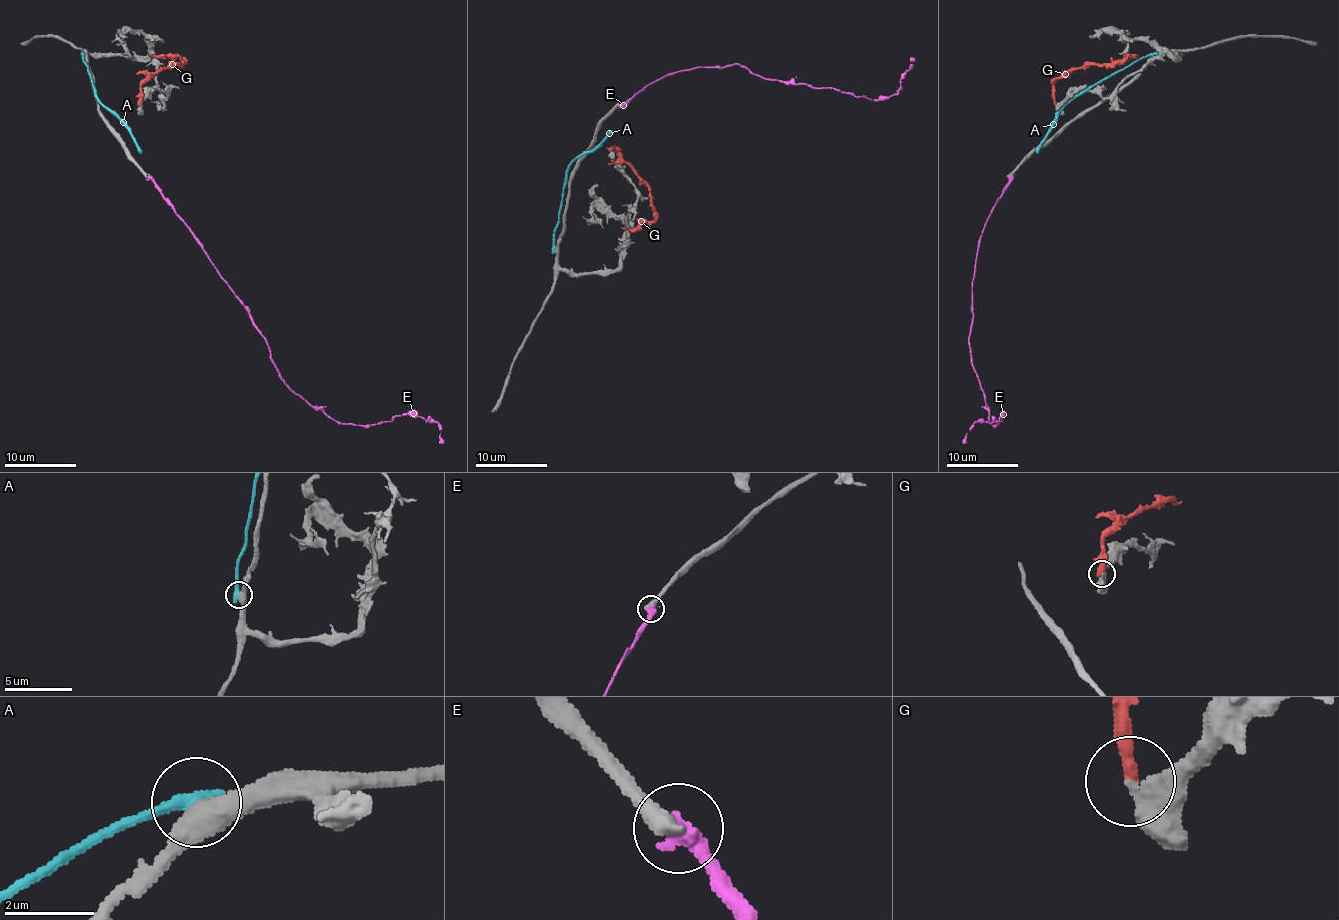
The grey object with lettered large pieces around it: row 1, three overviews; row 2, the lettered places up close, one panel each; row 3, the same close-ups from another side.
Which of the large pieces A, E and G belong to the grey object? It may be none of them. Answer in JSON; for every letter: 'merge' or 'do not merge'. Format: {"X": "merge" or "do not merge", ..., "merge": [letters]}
{"A": "do not merge", "E": "do not merge", "G": "do not merge", "merge": []}

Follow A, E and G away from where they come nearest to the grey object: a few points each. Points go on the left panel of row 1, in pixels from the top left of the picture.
A: (83, 54), (94, 94), (128, 130), (141, 153)
E: (150, 177), (249, 314), (277, 375), (295, 393), (342, 424), (369, 425), (418, 415), (436, 422), (443, 443)
G: (141, 103), (142, 83), (162, 69), (182, 62), (177, 56), (150, 54)

